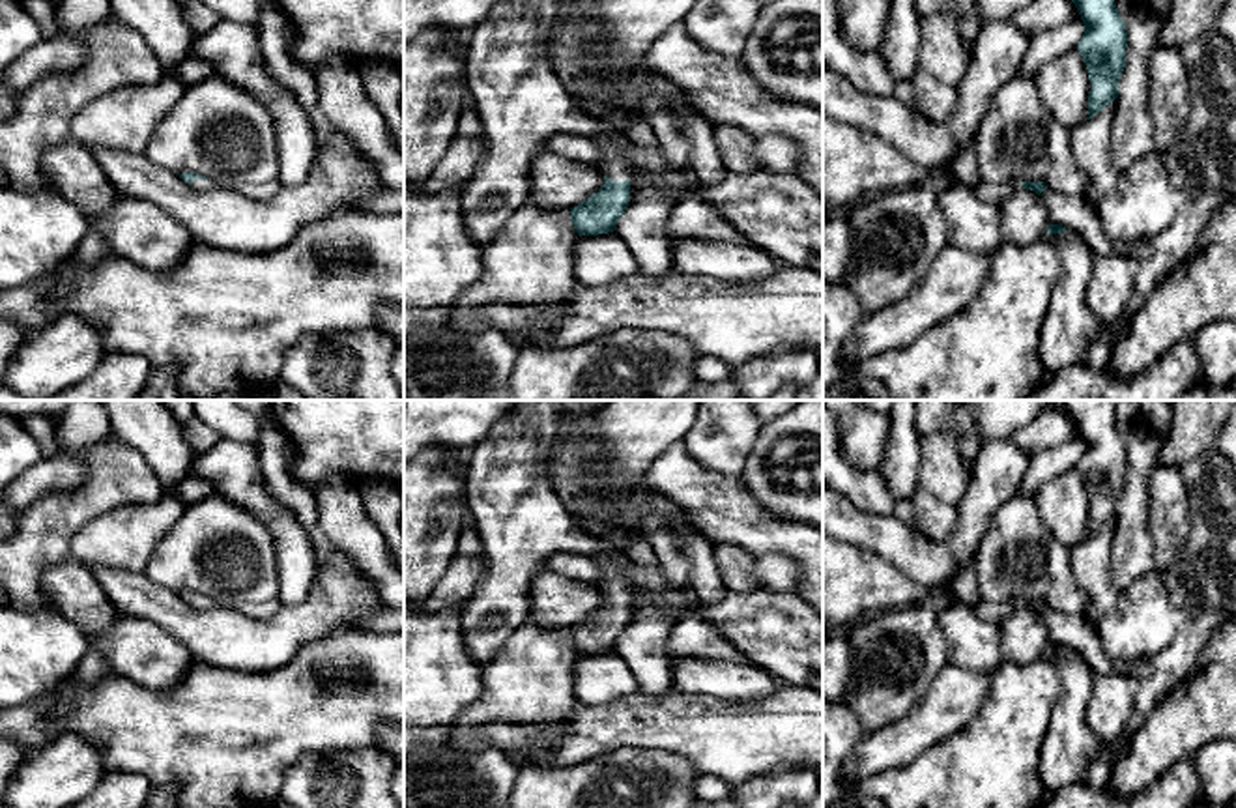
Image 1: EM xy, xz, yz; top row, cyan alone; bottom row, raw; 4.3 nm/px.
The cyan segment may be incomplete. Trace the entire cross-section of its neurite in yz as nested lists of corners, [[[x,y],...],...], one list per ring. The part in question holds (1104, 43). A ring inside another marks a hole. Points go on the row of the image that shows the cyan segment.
[[[1071,0],[1085,22],[1077,50],[1088,69],[1088,116],[1096,116],[1118,97],[1126,67],[1128,32],[1114,0]]]

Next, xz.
[[[499,0],[482,22],[469,32],[464,54],[466,80],[471,94],[469,103],[482,122],[486,146],[475,172],[460,185],[466,224],[481,247],[488,245],[514,211],[529,200],[535,150],[555,133],[587,135],[606,148],[598,166],[604,185],[585,202],[570,208],[578,236],[613,232],[630,202],[626,150],[632,142],[613,118],[589,118],[550,67],[550,30],[565,4],[567,0]]]

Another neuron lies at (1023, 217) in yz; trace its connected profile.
[[[1025,187],[1012,193],[997,209],[1002,241],[1015,245],[1028,245],[1045,238],[1051,224],[1043,198]]]

